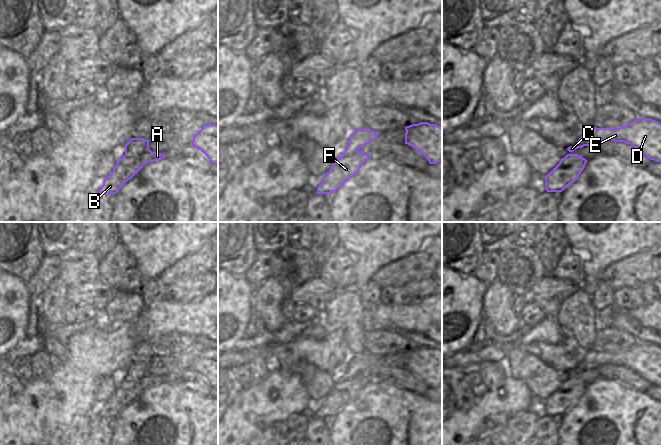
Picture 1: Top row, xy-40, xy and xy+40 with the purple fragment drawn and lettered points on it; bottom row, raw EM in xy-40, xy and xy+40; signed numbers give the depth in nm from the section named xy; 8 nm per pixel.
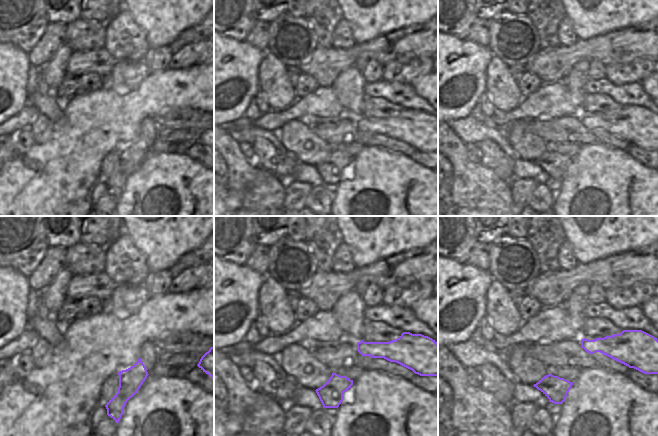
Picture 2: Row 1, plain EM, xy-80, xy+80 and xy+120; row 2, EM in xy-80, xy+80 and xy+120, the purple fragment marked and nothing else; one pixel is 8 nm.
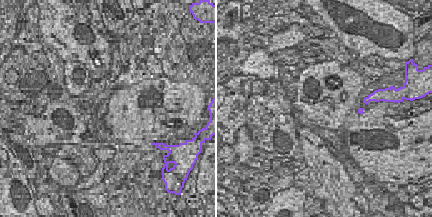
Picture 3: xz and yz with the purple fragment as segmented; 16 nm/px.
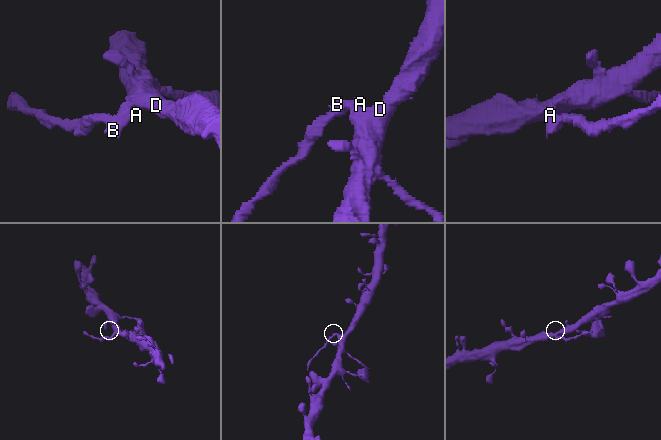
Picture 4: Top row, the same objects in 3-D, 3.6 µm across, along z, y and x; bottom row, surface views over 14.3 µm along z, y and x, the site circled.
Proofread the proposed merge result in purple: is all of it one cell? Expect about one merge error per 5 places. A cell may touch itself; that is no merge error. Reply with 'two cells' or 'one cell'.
two cells

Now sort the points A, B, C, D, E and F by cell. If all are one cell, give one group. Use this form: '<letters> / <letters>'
A B C F / D E

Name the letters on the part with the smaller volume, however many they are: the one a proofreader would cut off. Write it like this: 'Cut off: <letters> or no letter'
Cut off: A, B, C, F

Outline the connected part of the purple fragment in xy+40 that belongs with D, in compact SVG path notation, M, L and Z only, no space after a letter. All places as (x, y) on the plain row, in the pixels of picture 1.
M638 342L620 352L596 352L587 350L588 362L594 366L612 364L624 366L636 372L650 384L661 385L661 347L650 342Z

